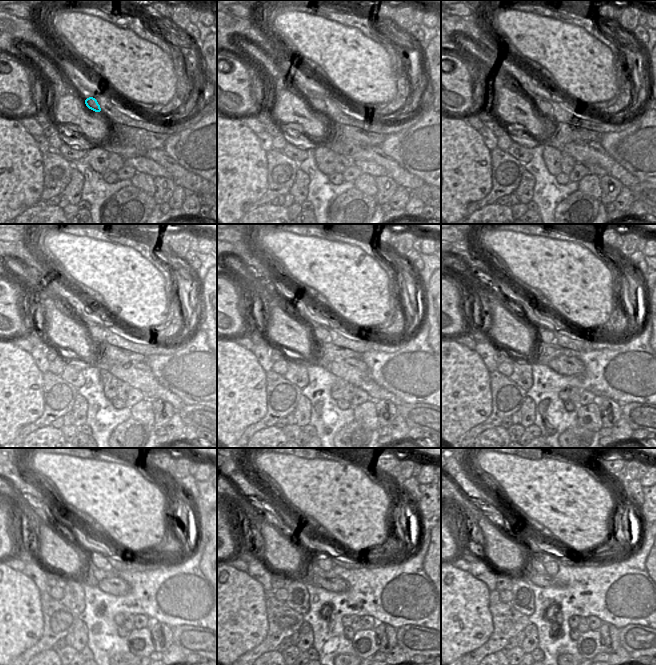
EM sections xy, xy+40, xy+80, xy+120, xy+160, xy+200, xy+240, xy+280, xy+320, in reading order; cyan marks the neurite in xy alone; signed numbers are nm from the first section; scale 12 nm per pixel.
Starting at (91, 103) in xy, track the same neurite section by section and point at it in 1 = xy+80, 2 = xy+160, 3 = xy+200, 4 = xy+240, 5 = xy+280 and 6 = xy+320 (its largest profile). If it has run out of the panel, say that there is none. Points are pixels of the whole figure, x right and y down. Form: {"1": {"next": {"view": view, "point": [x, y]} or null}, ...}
{"1": {"next": {"view": "xy+80", "point": [544, 108]}}, "2": {"next": {"view": "xy+160", "point": [321, 334]}}, "3": {"next": {"view": "xy+200", "point": [546, 335]}}, "4": {"next": {"view": "xy+240", "point": [100, 561]}}, "5": {"next": {"view": "xy+280", "point": [326, 563]}}, "6": {"next": {"view": "xy+320", "point": [551, 567]}}}

